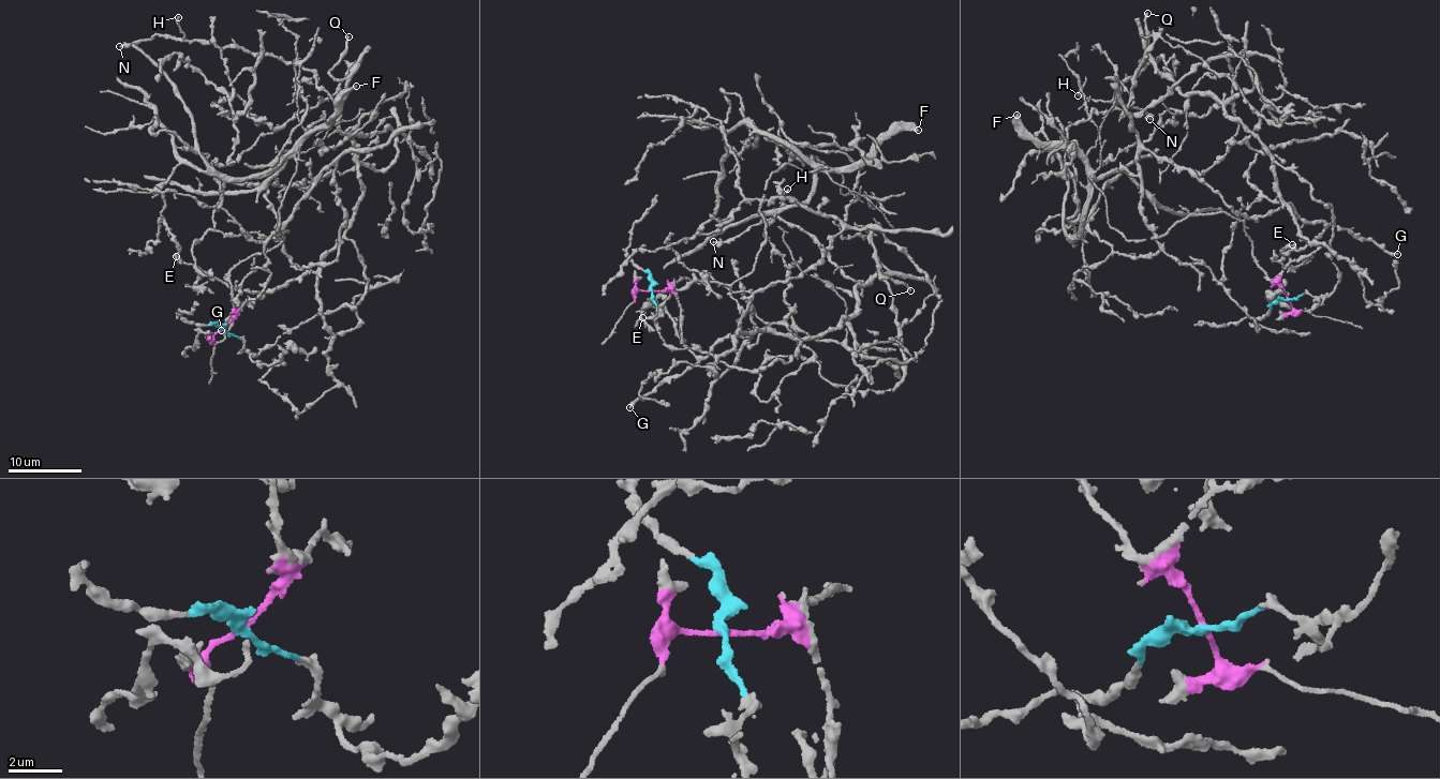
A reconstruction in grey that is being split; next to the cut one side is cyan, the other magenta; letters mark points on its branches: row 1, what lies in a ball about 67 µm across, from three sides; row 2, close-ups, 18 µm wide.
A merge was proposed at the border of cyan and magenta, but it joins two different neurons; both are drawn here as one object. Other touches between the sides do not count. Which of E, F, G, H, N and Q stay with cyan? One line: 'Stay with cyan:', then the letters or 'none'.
Stay with cyan: E, G, H, N, Q

